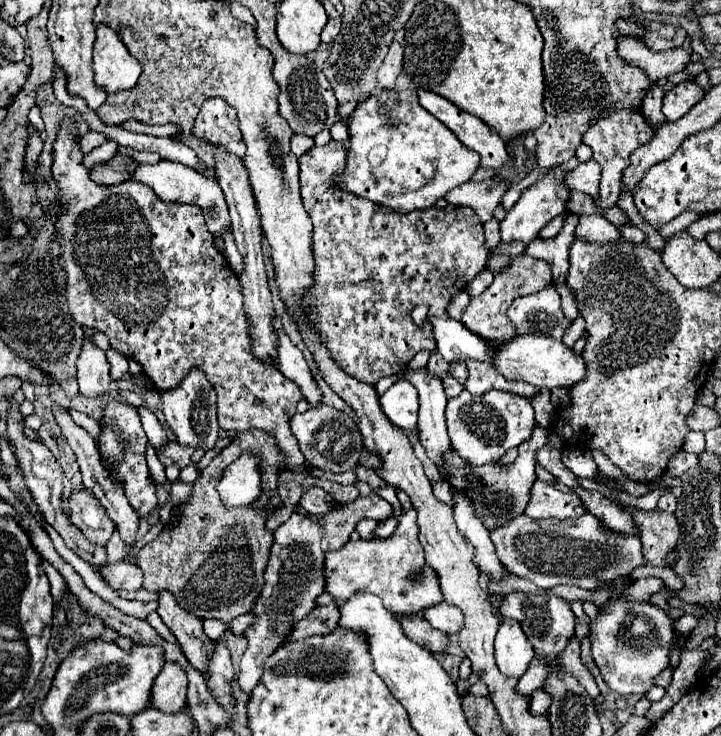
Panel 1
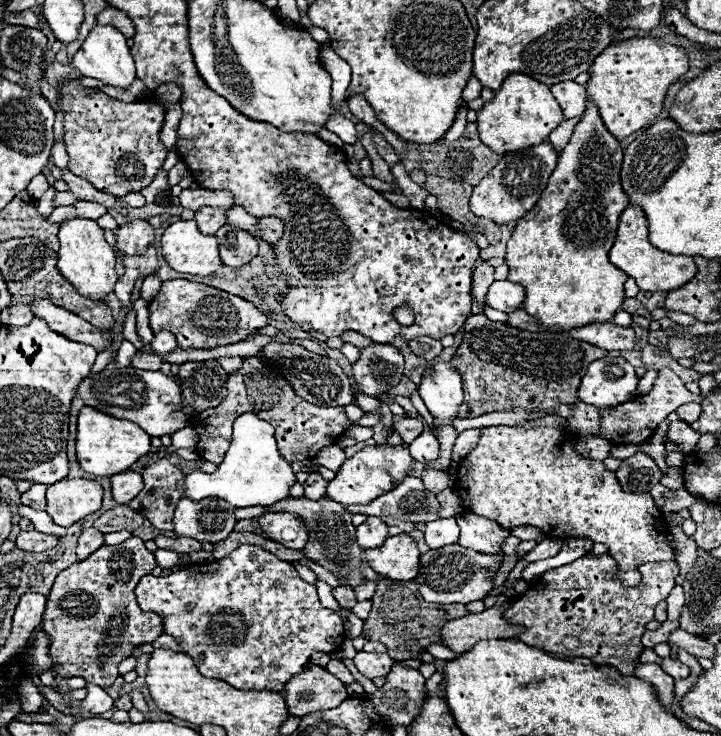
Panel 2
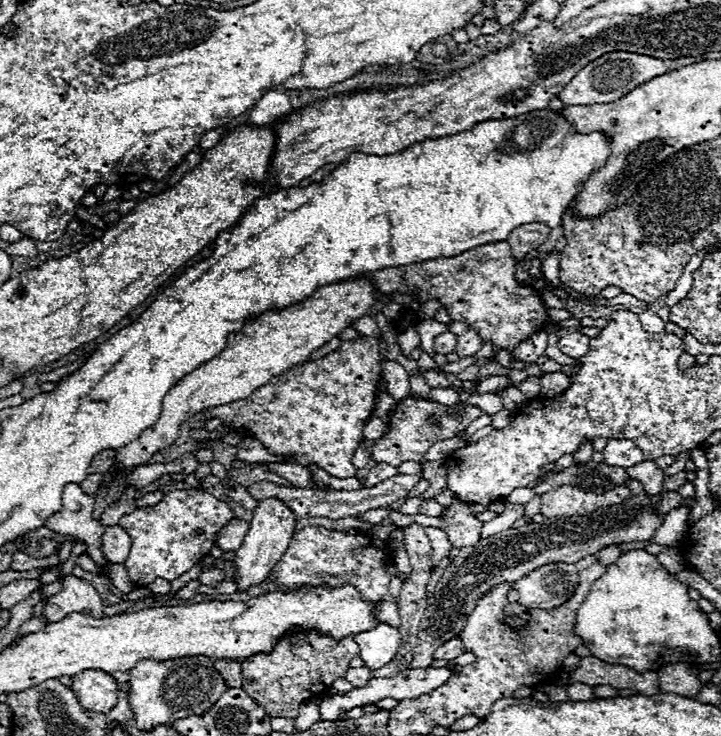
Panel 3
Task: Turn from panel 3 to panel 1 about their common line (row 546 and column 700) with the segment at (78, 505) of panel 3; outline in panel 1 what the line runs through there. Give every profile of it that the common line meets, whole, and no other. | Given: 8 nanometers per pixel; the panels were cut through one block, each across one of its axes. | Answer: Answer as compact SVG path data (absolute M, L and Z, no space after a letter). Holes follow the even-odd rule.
M682 82L674 86L666 96L662 104L662 112L668 122L674 122L682 118L694 104L698 104L704 98L704 90L696 82Z

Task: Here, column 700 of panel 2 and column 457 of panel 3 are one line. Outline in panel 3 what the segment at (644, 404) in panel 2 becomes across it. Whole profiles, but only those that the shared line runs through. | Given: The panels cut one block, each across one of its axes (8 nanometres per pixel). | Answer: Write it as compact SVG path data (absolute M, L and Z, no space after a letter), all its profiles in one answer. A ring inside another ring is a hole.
M442 386L430 388L428 398L434 400L434 402L440 402L440 404L448 404L448 406L452 406L452 404L456 404L460 400L458 394L452 388L442 388Z

